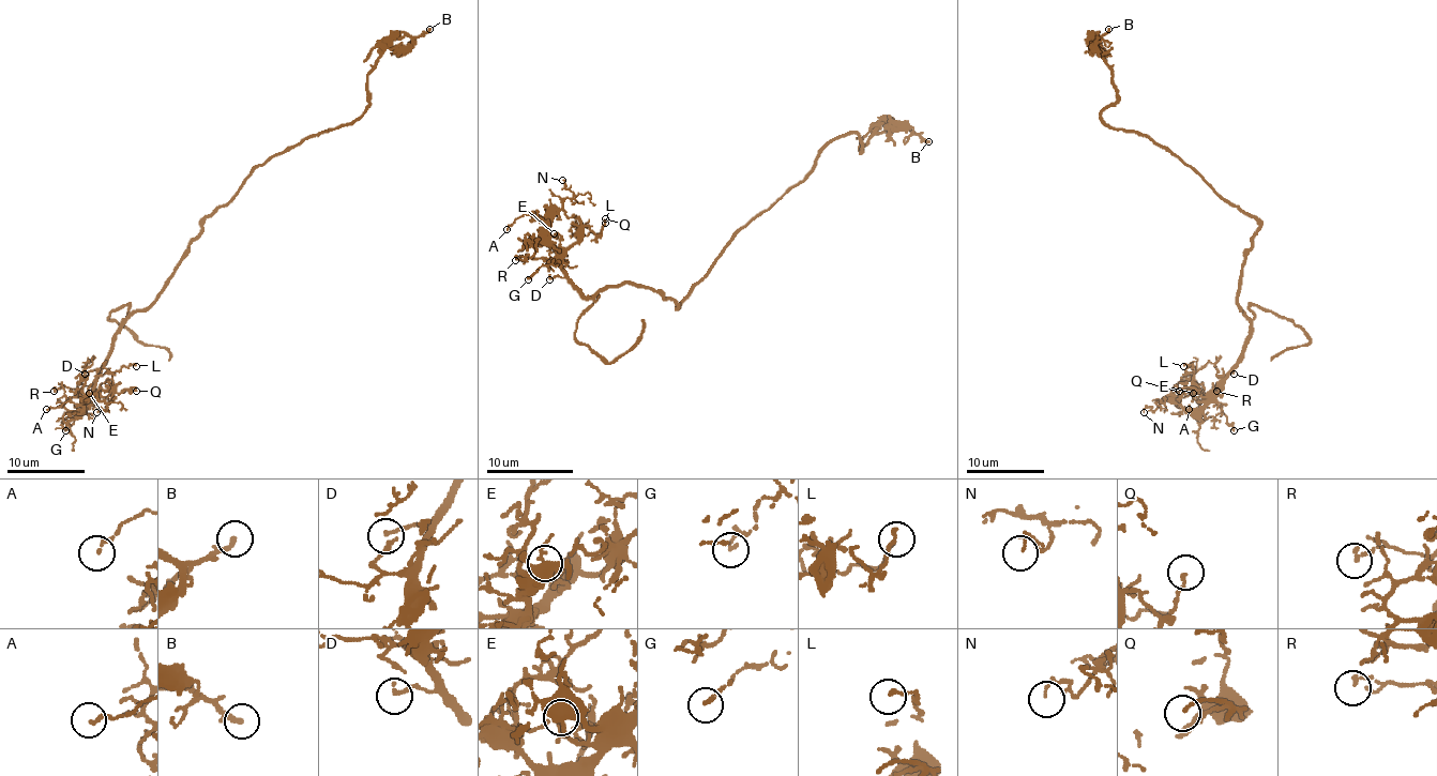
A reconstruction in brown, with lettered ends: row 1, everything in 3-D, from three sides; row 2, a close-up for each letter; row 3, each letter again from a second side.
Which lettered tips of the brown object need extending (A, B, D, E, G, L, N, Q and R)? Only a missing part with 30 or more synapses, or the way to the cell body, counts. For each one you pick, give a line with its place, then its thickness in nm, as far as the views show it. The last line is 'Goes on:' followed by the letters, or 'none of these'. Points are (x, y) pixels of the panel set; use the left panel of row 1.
Goes on: none of these

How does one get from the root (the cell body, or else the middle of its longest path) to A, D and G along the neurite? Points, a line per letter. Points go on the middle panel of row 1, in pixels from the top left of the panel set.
A: (692, 288), (677, 305), (634, 284), (605, 286), (586, 297), (562, 271), (543, 218), (524, 214), (507, 229)
D: (692, 288), (677, 305), (651, 288), (634, 284), (605, 286), (592, 297), (586, 297), (564, 277), (549, 279)
G: (692, 288), (677, 305), (651, 288), (634, 284), (605, 286), (586, 297), (556, 260), (528, 279)

